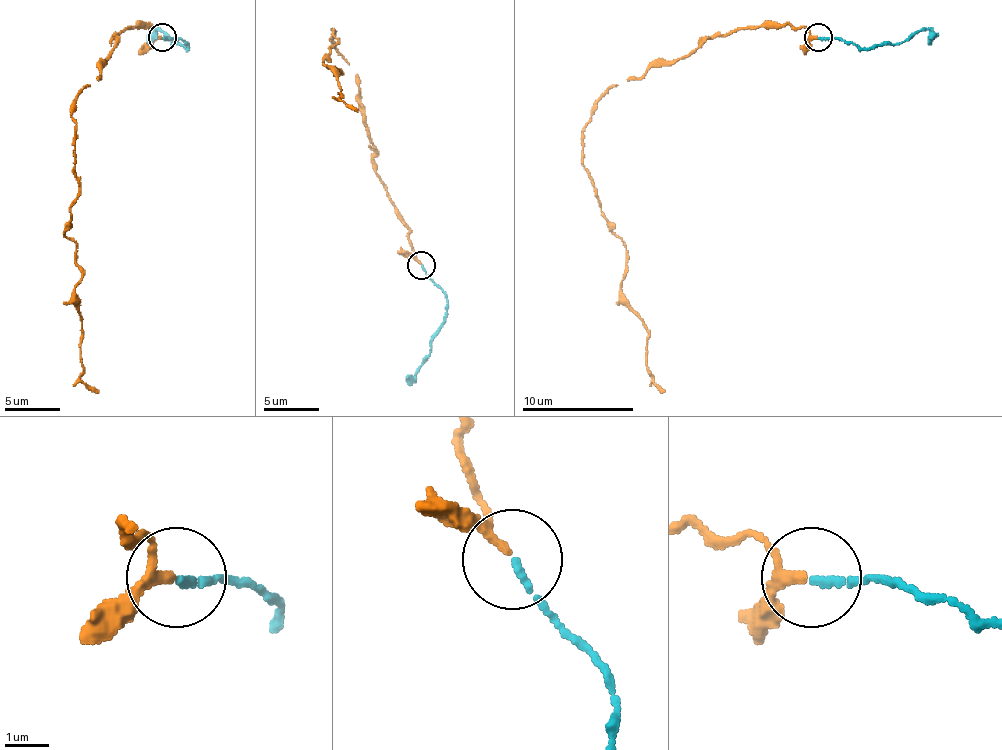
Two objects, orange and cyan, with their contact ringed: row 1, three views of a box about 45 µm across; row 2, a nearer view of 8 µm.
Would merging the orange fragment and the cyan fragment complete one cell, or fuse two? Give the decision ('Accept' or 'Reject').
Accept

